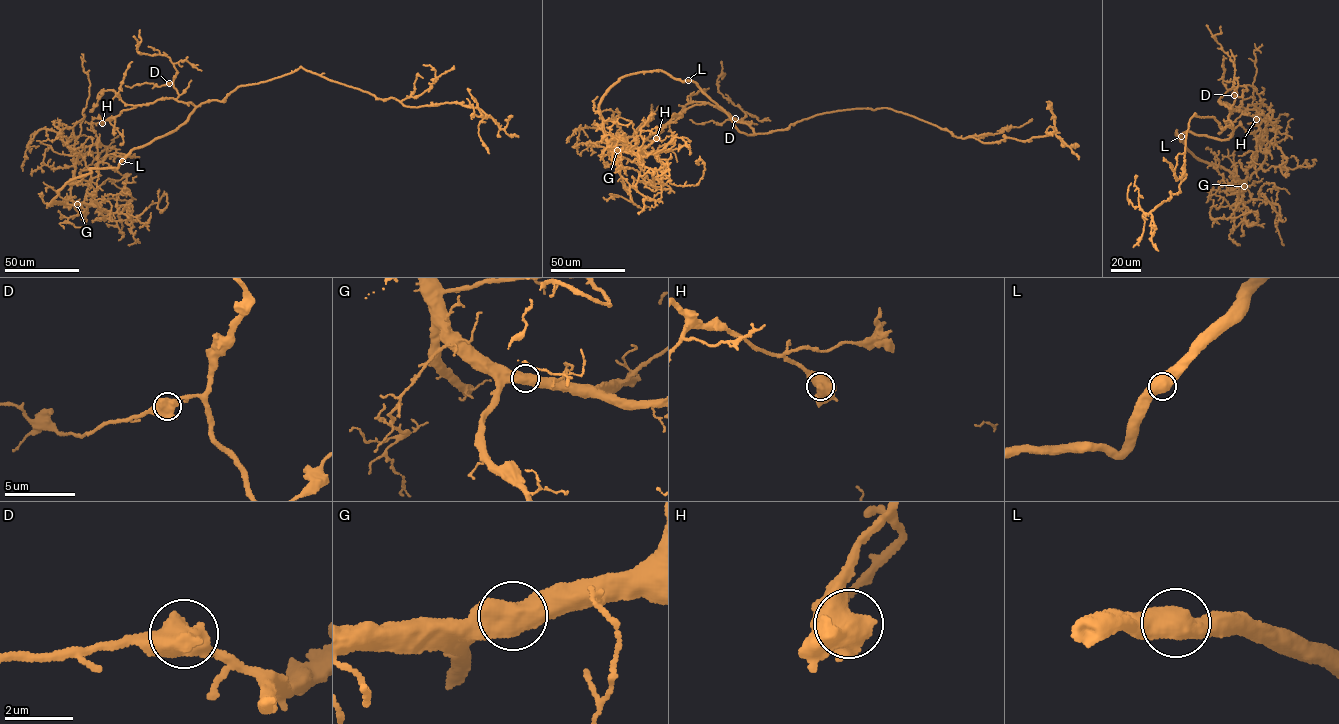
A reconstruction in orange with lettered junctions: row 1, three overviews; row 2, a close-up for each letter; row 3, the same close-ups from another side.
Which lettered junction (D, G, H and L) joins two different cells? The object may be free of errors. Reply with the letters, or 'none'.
none

